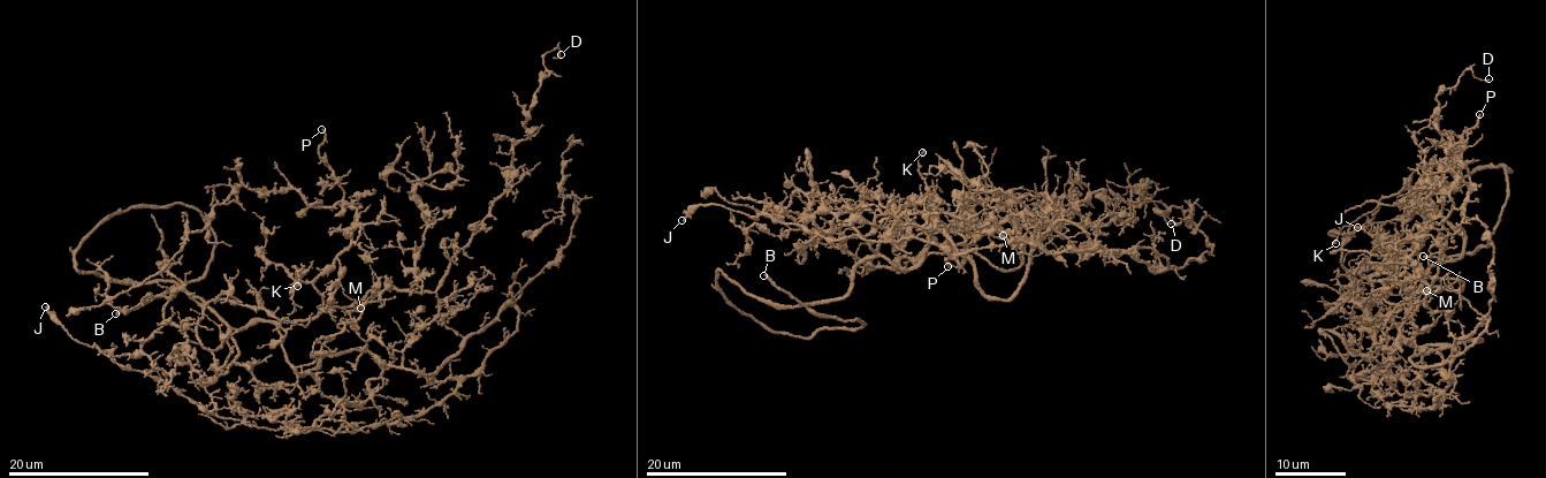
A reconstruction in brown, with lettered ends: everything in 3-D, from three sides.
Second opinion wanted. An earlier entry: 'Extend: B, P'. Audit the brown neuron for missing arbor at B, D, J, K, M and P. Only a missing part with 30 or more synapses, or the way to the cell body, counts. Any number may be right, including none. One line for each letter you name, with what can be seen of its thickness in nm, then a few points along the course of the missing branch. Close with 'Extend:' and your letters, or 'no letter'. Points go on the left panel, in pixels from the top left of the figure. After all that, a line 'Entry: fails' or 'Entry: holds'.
B: calibre 200 nm; course (115, 313), (94, 332), (78, 356), (67, 361)
P: calibre 180 nm; course (321, 129), (306, 116), (305, 104), (320, 78), (325, 85)
Extend: B, P
Entry: holds

